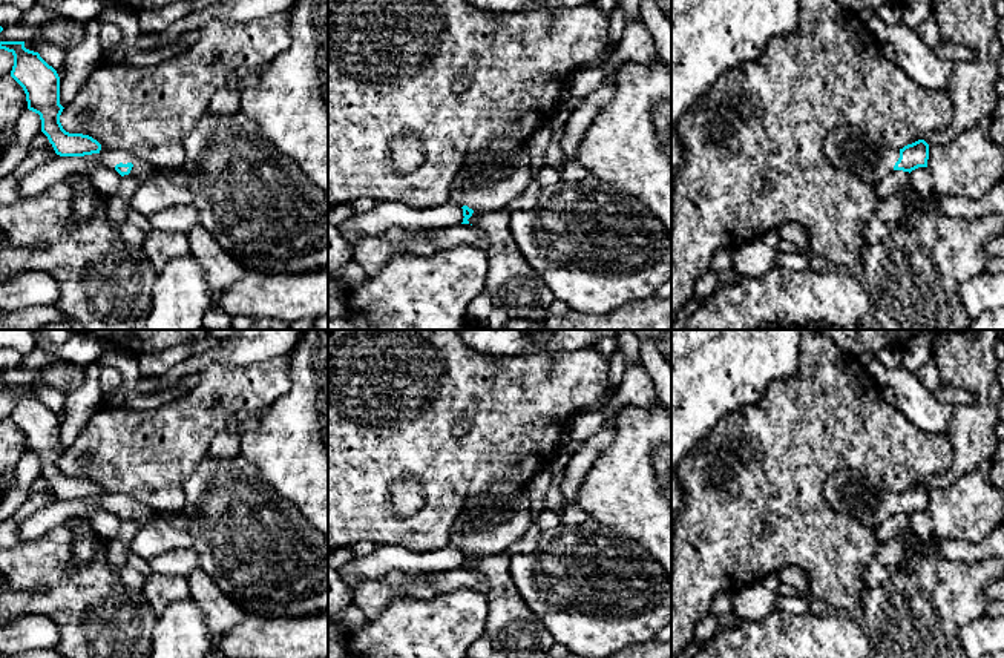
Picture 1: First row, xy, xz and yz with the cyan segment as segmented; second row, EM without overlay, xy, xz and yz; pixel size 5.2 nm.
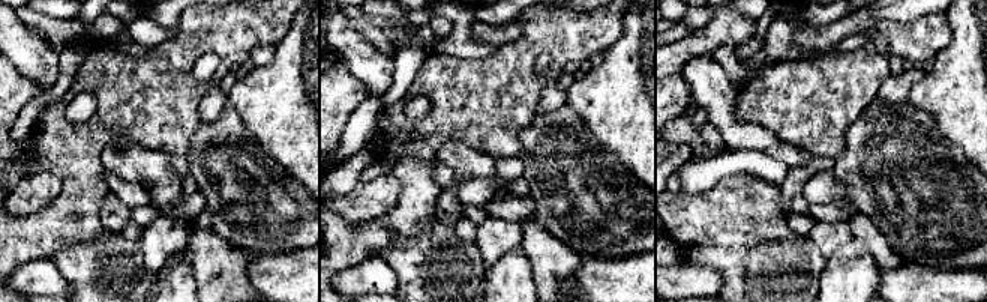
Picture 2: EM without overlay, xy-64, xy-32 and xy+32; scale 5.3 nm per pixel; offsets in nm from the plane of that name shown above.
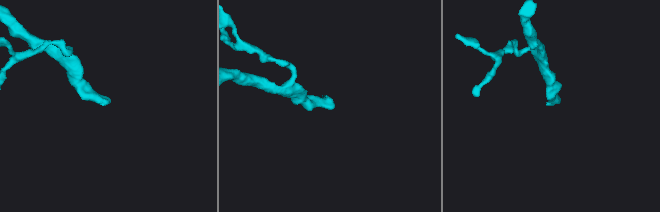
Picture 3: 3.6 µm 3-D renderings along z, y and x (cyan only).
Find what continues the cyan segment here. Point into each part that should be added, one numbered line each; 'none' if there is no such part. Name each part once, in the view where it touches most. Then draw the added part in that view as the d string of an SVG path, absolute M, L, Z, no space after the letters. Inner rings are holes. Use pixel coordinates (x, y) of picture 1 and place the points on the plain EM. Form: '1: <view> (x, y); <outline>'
1: xy (141, 514); M112 492L112 494L103 495L101 506L112 514L115 514L115 509L120 506L123 508L132 506L133 511L130 517L121 521L133 521L133 523L138 523L141 528L149 526L155 523L158 518L161 518L158 511L149 508L143 502L123 492Z

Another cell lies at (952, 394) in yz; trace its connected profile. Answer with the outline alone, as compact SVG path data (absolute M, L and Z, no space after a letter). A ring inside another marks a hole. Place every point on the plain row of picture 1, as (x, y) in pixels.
M940 383L932 393L940 402L952 405L953 408L972 405L975 402L975 394L958 385Z

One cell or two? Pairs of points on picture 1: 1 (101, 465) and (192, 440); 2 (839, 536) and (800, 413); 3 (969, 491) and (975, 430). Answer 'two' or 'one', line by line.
1: one
2: one
3: two

